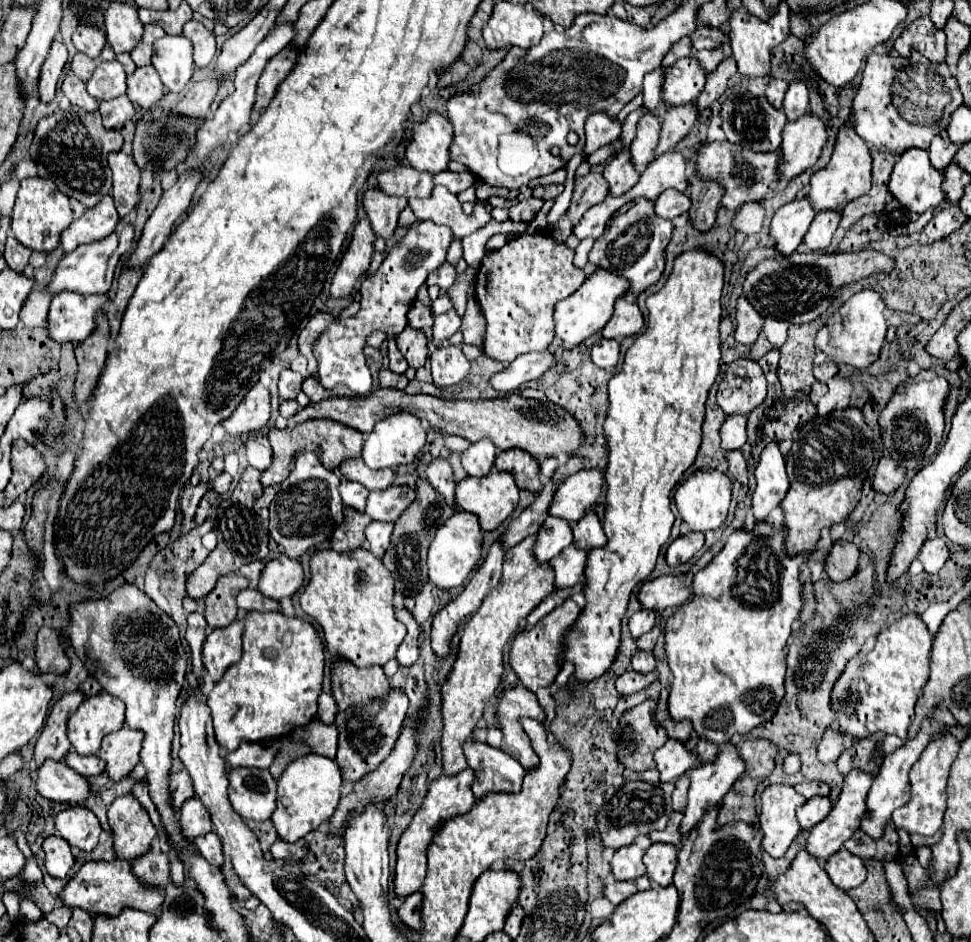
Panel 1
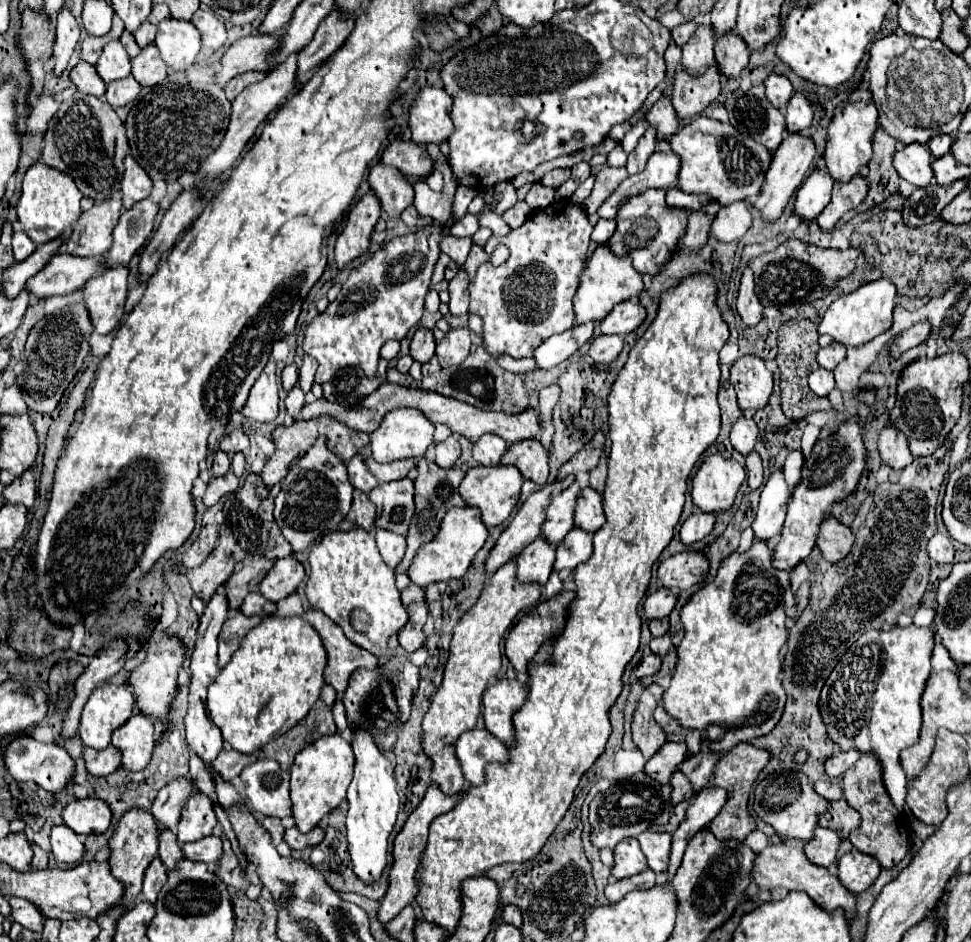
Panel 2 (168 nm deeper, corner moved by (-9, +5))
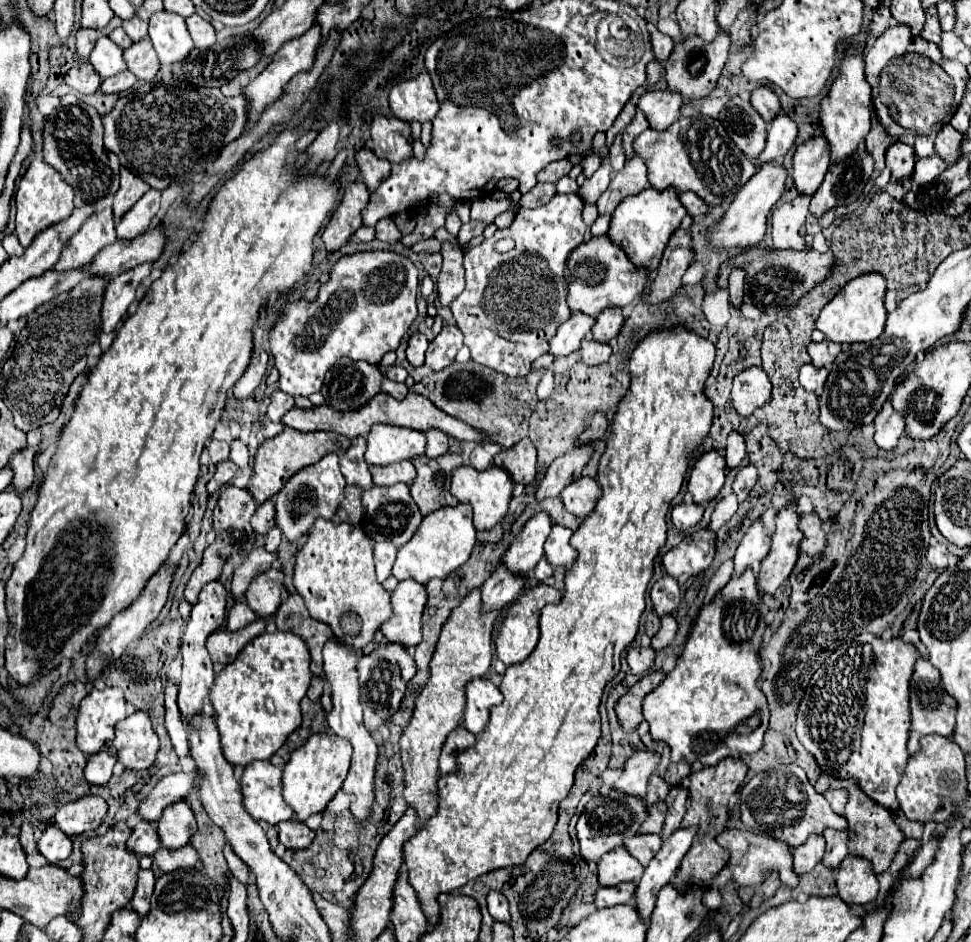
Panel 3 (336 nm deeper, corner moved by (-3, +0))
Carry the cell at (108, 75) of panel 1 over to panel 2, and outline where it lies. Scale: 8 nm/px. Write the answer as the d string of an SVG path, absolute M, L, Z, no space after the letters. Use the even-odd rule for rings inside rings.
M118 40L108 42L104 46L100 60L96 64L96 70L106 84L112 82L112 80L118 80L118 78L126 78L130 74L128 52L124 50L124 46Z

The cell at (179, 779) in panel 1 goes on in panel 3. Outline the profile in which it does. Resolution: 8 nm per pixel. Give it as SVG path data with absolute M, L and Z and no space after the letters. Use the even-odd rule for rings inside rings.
M142 819L134 827L134 835L130 835L128 847L138 855L154 855L162 847L158 831L156 831L156 823Z

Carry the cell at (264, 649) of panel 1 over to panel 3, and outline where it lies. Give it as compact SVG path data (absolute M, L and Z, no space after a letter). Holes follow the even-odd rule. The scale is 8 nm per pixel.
M286 631L262 633L248 641L238 657L214 679L210 703L216 711L224 757L232 765L250 765L256 759L270 759L286 737L302 721L300 701L312 681L310 653L306 641Z

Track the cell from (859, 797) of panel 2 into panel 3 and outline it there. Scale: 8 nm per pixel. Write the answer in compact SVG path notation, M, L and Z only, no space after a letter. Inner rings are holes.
M856 781L848 787L848 803L846 803L844 811L846 811L844 817L848 821L848 831L850 831L850 841L848 841L850 855L868 859L876 873L886 871L890 867L900 843L904 841L902 831L898 829L898 825L894 825L894 813L886 811L884 807L878 807L878 803L874 803L874 799L870 799Z

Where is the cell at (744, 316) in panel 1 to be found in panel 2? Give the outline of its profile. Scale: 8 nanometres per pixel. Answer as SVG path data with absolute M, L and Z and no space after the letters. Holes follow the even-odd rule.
M750 268L742 272L738 298L736 298L736 310L746 326L756 326L762 320L762 304L754 294L754 280L752 280Z

